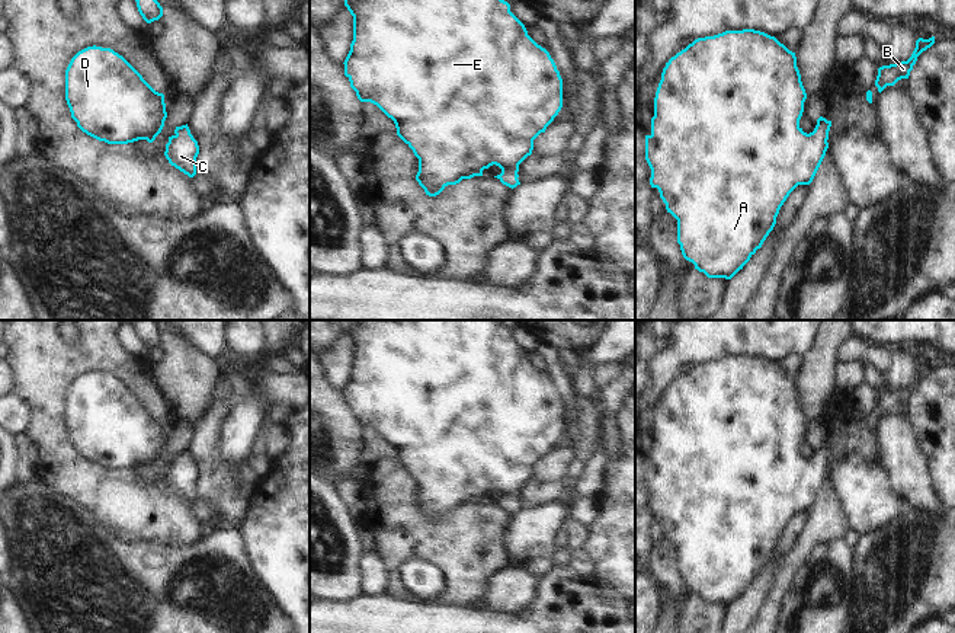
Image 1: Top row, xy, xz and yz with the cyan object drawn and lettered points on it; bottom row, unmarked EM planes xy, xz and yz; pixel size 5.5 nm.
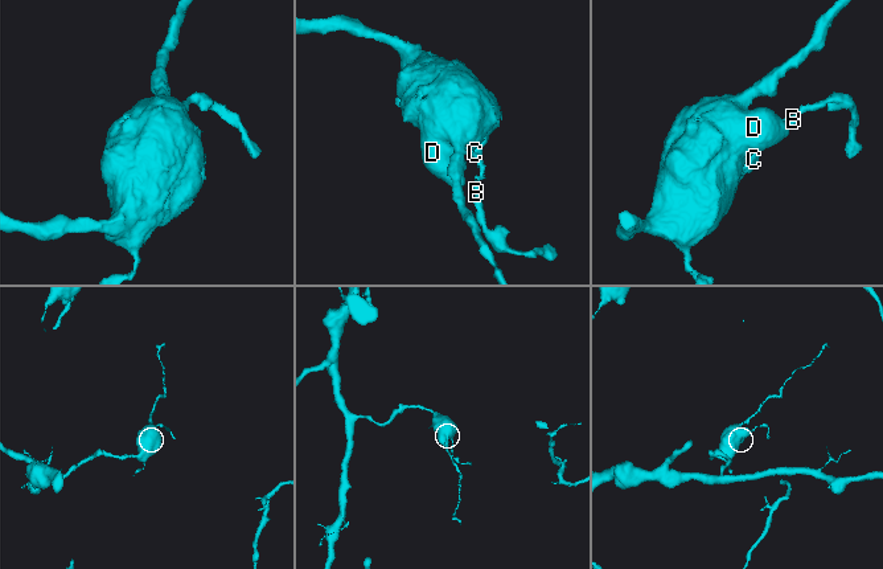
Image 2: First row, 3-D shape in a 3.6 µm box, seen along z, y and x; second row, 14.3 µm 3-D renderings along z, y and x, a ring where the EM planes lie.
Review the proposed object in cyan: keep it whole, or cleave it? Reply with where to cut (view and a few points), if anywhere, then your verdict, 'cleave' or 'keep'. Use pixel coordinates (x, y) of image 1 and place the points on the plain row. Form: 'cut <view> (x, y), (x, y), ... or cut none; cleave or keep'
cut none; keep

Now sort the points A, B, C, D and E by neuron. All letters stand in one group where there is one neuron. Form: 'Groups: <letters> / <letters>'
Groups: A B C D E.

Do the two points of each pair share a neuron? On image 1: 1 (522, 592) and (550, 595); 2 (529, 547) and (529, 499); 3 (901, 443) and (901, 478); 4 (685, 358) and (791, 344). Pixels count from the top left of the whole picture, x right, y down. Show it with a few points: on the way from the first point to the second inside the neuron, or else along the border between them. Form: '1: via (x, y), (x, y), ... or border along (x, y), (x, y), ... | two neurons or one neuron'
1: border along (541, 576), (534, 598), (522, 608), (505, 613) | two neurons
2: border along (558, 499), (521, 510) | two neurons
3: via (901, 451), (901, 469) | one neuron
4: via (711, 341), (765, 341) | one neuron

